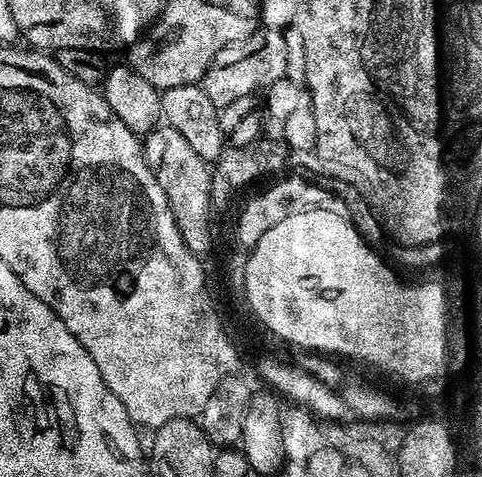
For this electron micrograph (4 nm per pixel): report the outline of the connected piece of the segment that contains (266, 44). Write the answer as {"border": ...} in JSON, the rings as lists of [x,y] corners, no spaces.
{"border":[[[264,26],[247,36],[246,39],[218,50],[218,54],[213,58],[212,65],[206,70],[202,81],[206,98],[210,98],[210,102],[217,110],[234,102],[234,98],[259,93],[276,79],[285,77],[286,46],[289,41],[283,35],[285,35],[283,31]]]}

